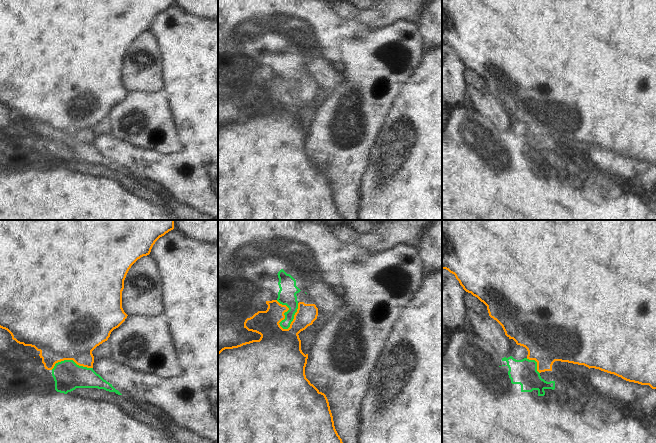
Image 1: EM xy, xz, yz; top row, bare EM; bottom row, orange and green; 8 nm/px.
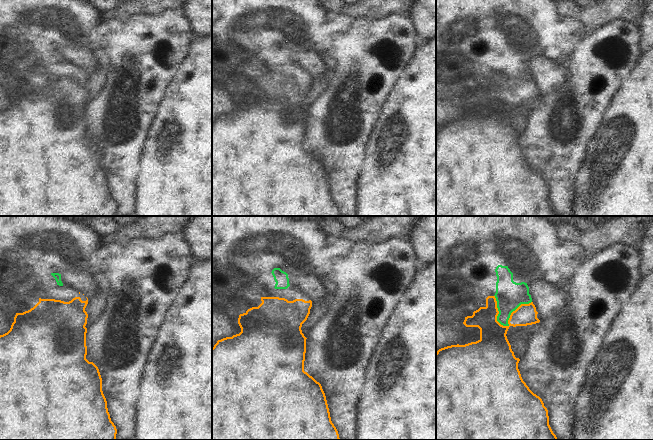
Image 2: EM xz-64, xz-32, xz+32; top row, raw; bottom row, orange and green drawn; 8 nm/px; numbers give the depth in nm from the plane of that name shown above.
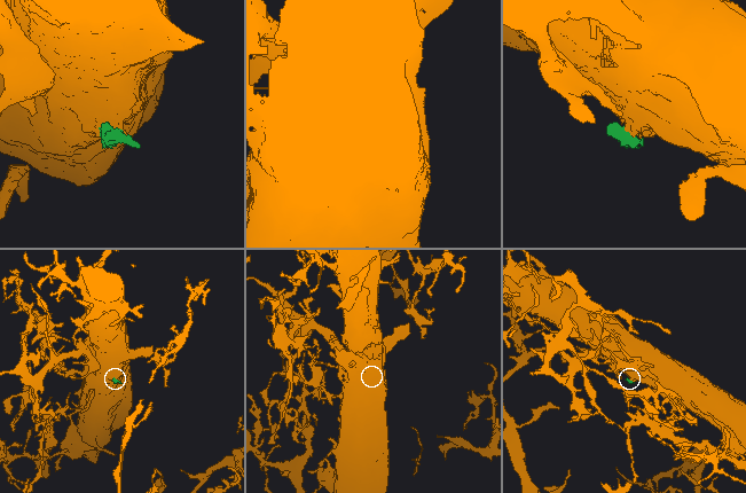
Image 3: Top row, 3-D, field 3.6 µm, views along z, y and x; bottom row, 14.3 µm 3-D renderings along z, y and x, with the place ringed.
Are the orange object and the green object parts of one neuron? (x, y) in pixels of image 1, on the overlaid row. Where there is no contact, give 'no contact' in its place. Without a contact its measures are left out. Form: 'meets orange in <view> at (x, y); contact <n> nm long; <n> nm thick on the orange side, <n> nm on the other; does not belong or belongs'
meets orange in xz at (283, 314); contact 260 nm long; 280 nm thick on the orange side, 140 nm on the other; does not belong

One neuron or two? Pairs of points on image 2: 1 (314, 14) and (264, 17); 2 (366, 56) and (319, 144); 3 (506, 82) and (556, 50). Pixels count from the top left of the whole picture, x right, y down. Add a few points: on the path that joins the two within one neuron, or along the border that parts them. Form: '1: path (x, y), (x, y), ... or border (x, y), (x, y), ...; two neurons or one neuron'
1: path (302, 17), (276, 17); one neuron
2: path (344, 76), (334, 87), (322, 122); one neuron
3: path (509, 66), (509, 63), (525, 47), (540, 47); one neuron

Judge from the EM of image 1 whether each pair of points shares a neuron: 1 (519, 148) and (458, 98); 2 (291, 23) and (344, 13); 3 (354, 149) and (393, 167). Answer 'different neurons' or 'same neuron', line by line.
1: different neurons
2: different neurons
3: different neurons

